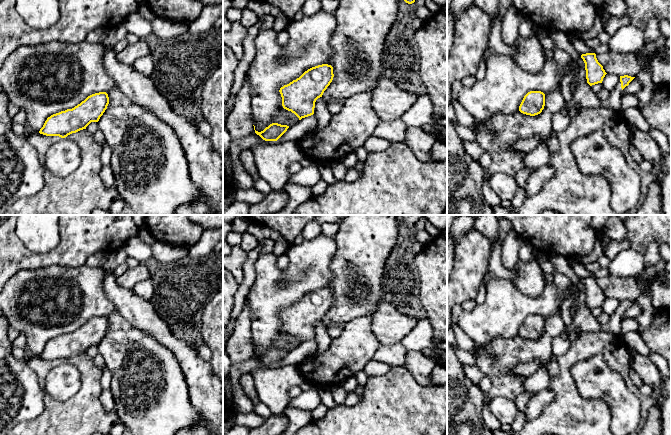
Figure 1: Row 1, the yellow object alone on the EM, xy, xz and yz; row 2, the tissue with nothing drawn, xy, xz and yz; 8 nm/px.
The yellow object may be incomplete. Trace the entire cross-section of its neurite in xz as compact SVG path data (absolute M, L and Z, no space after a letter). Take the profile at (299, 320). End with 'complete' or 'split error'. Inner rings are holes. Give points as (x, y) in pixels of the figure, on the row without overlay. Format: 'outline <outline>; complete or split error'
outline M328 288L308 293L299 302L280 312L279 316L282 321L283 332L294 337L299 344L313 339L316 324L322 321L324 315L332 306L333 301L333 291Z; complete

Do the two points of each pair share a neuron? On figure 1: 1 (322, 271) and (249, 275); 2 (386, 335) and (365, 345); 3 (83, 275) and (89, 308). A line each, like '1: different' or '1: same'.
1: different
2: different
3: same

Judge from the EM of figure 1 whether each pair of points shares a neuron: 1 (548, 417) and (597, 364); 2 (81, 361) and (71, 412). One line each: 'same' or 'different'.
1: different
2: same

